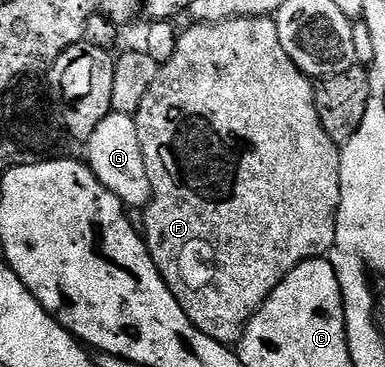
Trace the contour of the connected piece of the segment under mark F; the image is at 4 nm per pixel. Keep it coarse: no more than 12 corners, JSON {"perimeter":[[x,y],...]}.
{"perimeter":[[271,17],[191,23],[133,115],[147,250],[235,347],[330,254],[340,146]]}

